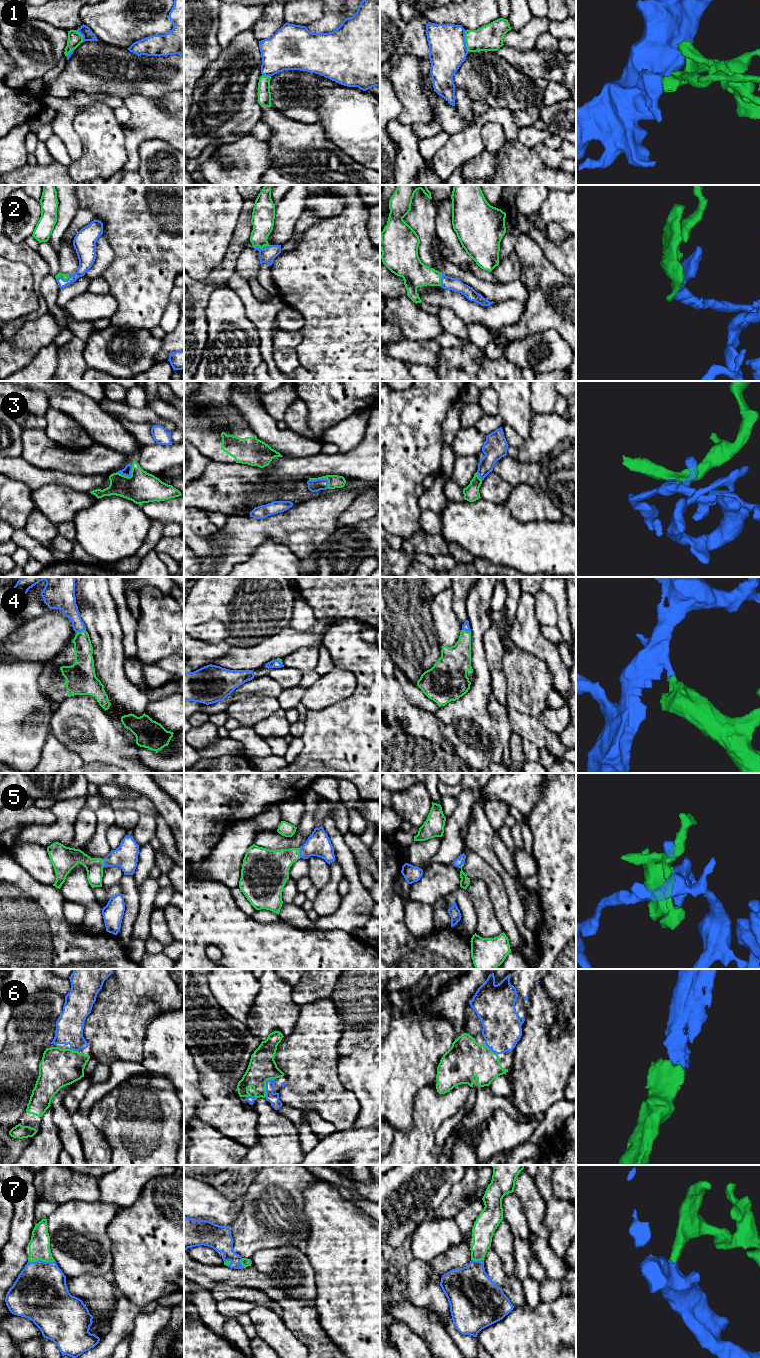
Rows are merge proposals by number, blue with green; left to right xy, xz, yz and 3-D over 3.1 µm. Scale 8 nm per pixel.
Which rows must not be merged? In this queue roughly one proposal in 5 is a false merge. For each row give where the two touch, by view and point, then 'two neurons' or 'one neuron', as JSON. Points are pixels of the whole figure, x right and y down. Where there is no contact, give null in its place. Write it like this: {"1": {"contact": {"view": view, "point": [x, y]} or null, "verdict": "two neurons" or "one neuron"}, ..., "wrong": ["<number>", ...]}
{"1": {"contact": {"view": "yz", "point": [464, 41]}, "verdict": "two neurons"}, "2": {"contact": {"view": "xz", "point": [263, 247]}, "verdict": "one neuron"}, "3": {"contact": {"view": "xz", "point": [322, 479]}, "verdict": "one neuron"}, "4": {"contact": {"view": "xy", "point": [80, 631]}, "verdict": "one neuron"}, "5": {"contact": {"view": "xz", "point": [300, 853]}, "verdict": "one neuron"}, "6": {"contact": {"view": "xz", "point": [266, 1085]}, "verdict": "one neuron"}, "7": {"contact": {"view": "xy", "point": [40, 1260]}, "verdict": "one neuron"}, "wrong": ["1"]}

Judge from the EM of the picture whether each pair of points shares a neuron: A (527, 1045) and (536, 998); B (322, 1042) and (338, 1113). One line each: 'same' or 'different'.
A: same
B: same

